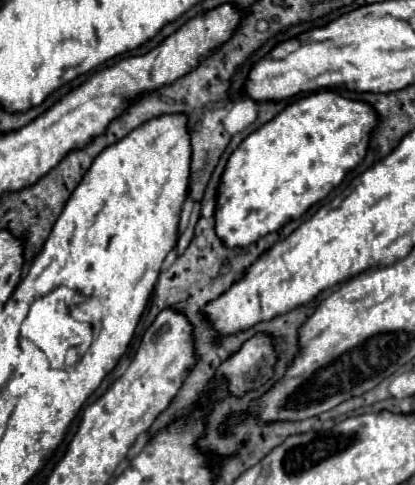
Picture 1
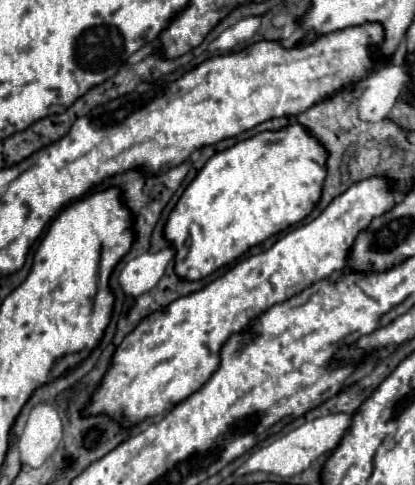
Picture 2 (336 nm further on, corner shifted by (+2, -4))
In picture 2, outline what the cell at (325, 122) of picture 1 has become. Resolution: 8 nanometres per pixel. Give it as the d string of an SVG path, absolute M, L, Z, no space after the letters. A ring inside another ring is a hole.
M291 124L279 132L261 132L209 158L197 178L185 188L163 228L165 238L175 250L175 274L181 280L201 280L235 262L249 248L261 244L269 236L307 218L321 198L321 188L327 174L325 160L325 148L313 136L309 136L301 124Z

